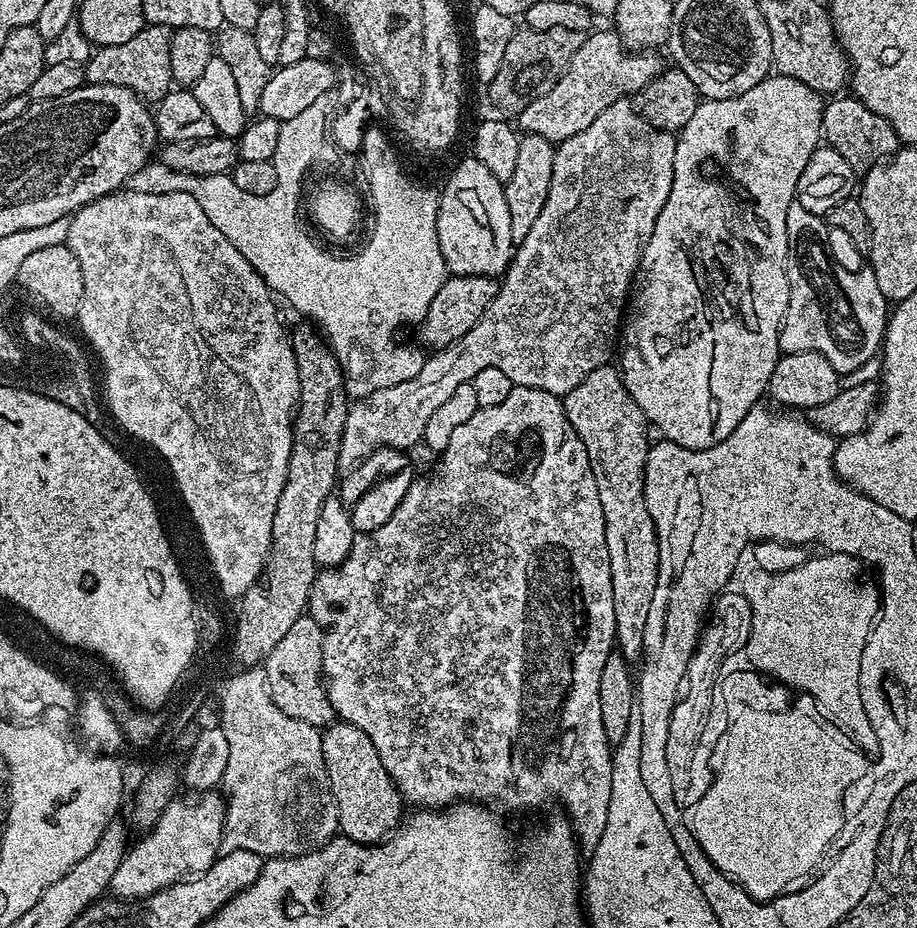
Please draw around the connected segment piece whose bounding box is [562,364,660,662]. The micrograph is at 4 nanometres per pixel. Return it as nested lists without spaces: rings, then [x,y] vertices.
[[[612,364],[592,370],[582,383],[563,398],[571,425],[586,447],[592,477],[602,498],[606,518],[606,550],[610,553],[610,582],[614,582],[614,626],[619,655],[629,662],[643,657],[642,634],[654,586],[658,586],[658,534],[644,501],[644,470],[650,439],[650,425],[641,407],[630,397],[623,375]]]

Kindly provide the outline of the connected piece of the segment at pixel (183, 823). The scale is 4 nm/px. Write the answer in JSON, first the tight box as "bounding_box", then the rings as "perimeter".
{"bounding_box":[110,791,225,902],"perimeter":[[[219,791],[202,792],[191,797],[193,800],[174,798],[166,810],[162,810],[162,818],[153,828],[147,829],[140,841],[133,843],[124,853],[122,862],[116,867],[110,889],[113,897],[124,902],[144,902],[149,896],[168,888],[172,884],[179,884],[181,880],[193,874],[205,872],[212,865],[216,857],[221,855],[220,843],[224,837],[224,805],[225,797]]]}

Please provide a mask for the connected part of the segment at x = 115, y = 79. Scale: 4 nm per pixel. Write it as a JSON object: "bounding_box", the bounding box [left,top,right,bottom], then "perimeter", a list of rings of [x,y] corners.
{"bounding_box":[86,24,173,102],"perimeter":[[[148,24],[134,38],[119,46],[97,47],[86,65],[86,80],[90,84],[113,84],[128,88],[145,102],[159,101],[173,87],[170,70],[170,38],[173,29],[161,24]]]}

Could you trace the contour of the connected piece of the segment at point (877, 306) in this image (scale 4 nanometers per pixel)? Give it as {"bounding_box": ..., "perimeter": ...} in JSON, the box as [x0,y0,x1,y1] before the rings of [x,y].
{"bounding_box":[780,203,890,374],"perimeter":[[[792,203],[790,210],[786,210],[786,238],[788,239],[788,277],[790,278],[790,302],[788,309],[784,315],[784,324],[780,327],[780,351],[786,352],[813,352],[814,354],[822,354],[822,358],[826,358],[826,362],[830,362],[830,366],[834,366],[834,370],[841,374],[847,374],[858,370],[858,366],[862,366],[870,359],[873,359],[881,351],[884,343],[884,332],[888,328],[888,318],[890,315],[890,302],[882,294],[882,290],[878,290],[878,278],[874,278],[871,267],[864,266],[861,272],[851,272],[844,264],[836,261],[836,256],[832,253],[832,248],[827,244],[830,232],[829,225],[826,223],[824,216],[815,216],[810,210],[806,210],[806,206]]]}

